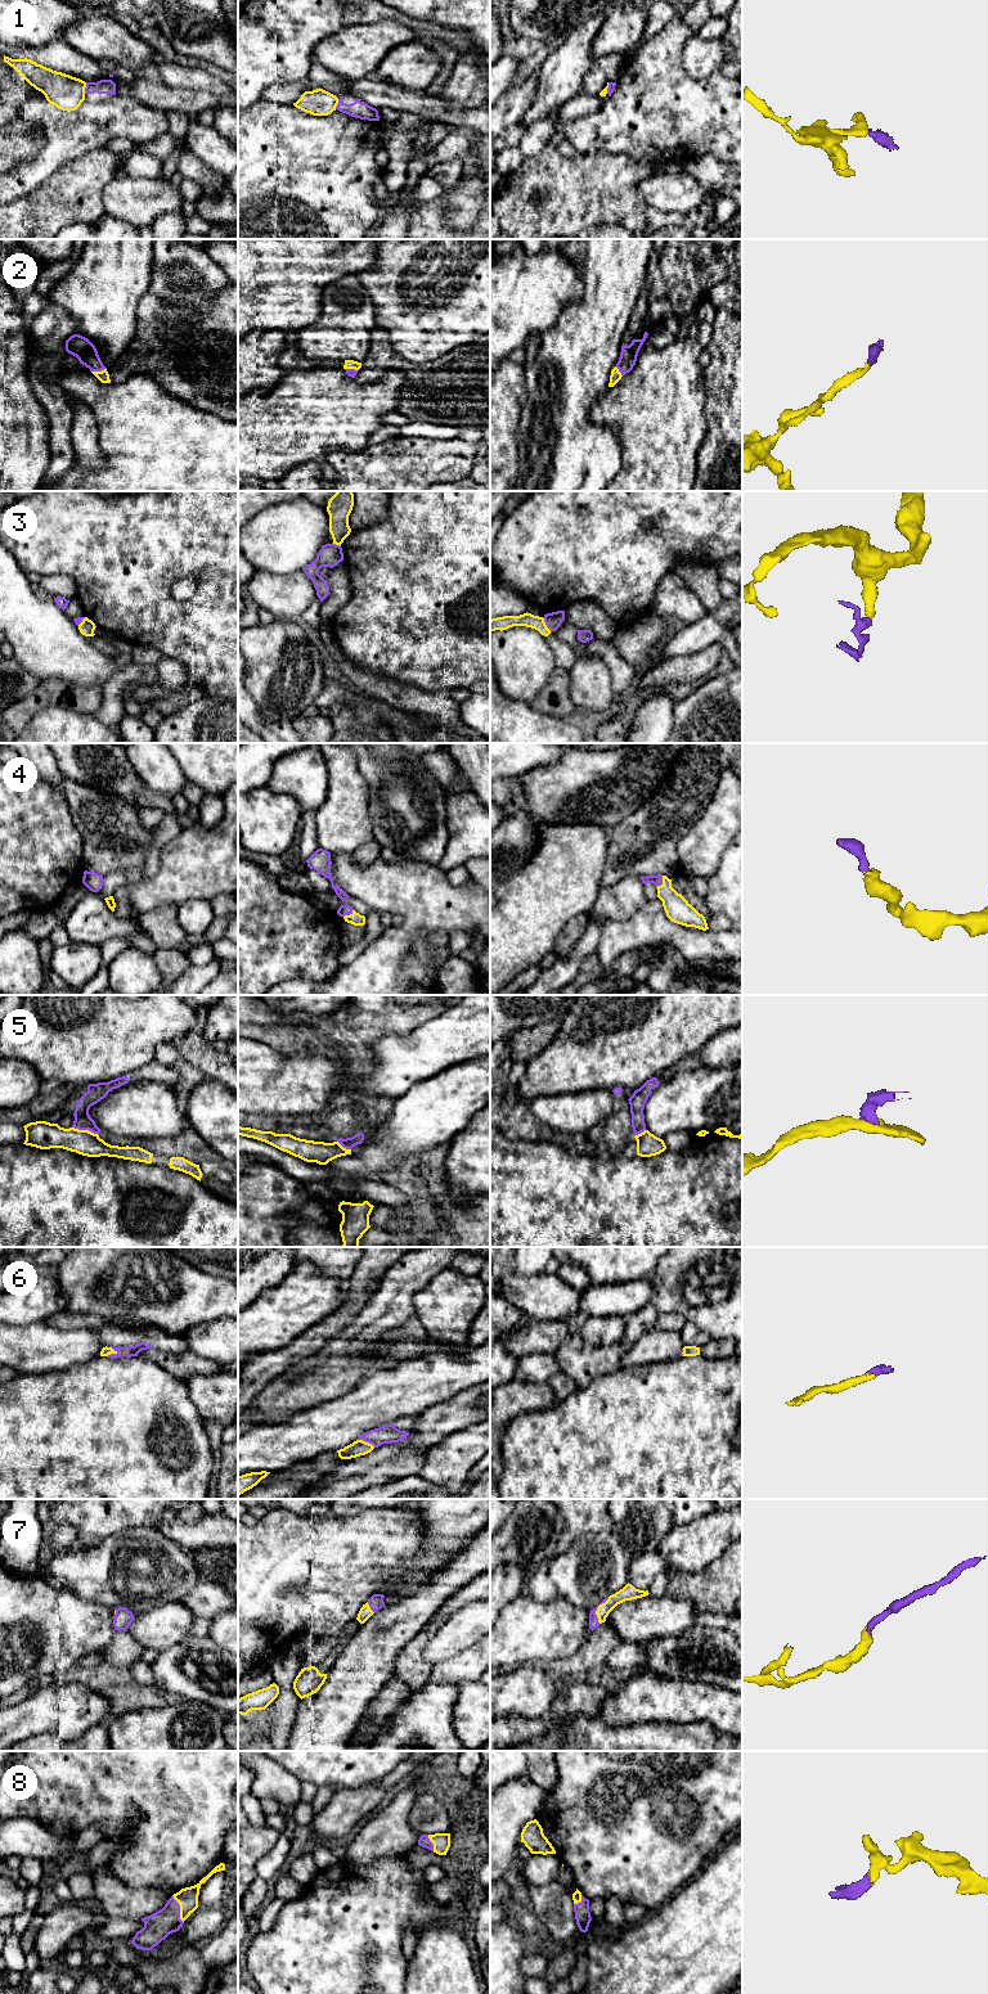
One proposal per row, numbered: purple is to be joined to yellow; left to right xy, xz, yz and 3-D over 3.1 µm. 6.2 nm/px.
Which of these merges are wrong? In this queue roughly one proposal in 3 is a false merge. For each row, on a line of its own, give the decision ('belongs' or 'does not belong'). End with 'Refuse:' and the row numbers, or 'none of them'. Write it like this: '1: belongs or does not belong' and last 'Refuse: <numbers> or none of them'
1: does not belong
2: belongs
3: does not belong
4: belongs
5: does not belong
6: belongs
7: belongs
8: belongs
Refuse: 1, 3, 5

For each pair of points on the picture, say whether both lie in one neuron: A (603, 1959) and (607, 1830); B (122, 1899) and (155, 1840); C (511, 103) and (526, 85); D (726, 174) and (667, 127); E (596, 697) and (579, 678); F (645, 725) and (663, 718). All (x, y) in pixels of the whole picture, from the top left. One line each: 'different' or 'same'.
A: different
B: different
C: same
D: different
E: same
F: same

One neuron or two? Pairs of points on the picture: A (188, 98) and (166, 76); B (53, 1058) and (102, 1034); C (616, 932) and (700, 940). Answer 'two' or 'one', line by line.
A: two
B: one
C: one

